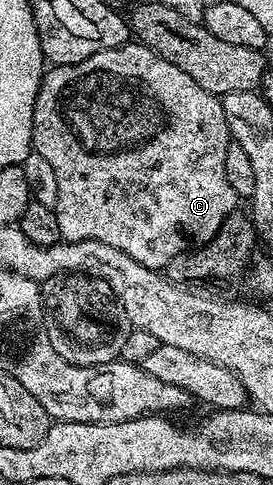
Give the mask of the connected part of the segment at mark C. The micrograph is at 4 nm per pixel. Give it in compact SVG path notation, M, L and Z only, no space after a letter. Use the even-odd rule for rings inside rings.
M127 43L119 49L102 49L96 55L75 65L56 65L45 70L42 86L34 100L34 136L32 149L41 160L50 164L56 179L58 201L53 211L59 223L62 241L99 241L124 251L132 259L149 269L165 270L166 264L176 255L191 247L205 245L218 233L229 213L235 212L236 194L228 183L226 153L232 144L230 128L222 110L221 100L215 94L204 91L192 75L184 75L180 67L172 67L168 59L160 59L147 45Z

